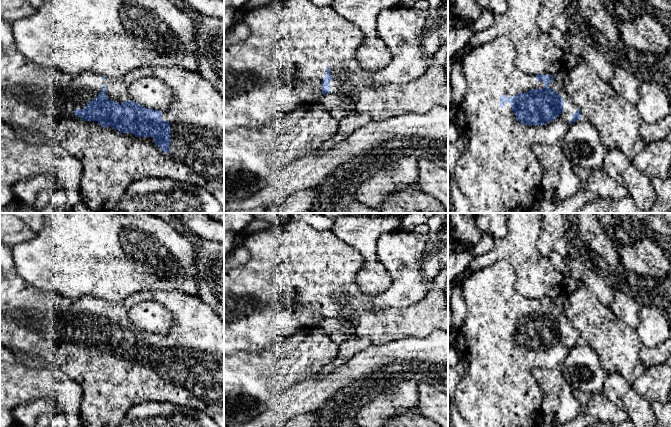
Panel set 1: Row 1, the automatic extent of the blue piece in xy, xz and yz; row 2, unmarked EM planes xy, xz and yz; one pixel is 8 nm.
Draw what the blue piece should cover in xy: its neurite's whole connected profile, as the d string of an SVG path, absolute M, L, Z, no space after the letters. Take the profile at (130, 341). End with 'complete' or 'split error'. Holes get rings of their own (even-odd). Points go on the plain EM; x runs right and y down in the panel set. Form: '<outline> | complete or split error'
M0 242L0 345L9 350L18 360L22 361L24 364L37 366L40 368L52 368L53 366L57 369L63 371L66 373L71 379L75 380L78 384L81 385L83 388L83 395L81 399L81 406L79 410L79 417L80 417L80 423L82 427L119 427L119 425L122 423L122 421L126 418L126 415L128 411L135 406L136 404L142 403L142 402L148 402L148 401L154 401L154 402L168 402L173 403L175 405L181 405L181 406L189 406L192 407L203 414L206 414L208 417L211 418L219 427L224 427L224 322L220 319L220 317L214 312L213 309L211 309L206 303L204 303L197 295L190 295L187 294L181 290L171 290L171 291L161 291L161 290L141 290L137 291L135 293L132 293L128 297L122 300L118 301L106 301L104 299L101 299L99 297L93 296L93 295L83 295L81 297L77 298L68 298L65 296L62 296L58 293L53 292L46 292L43 290L40 290L37 287L30 286L25 280L23 280L16 272L15 269L15 263L13 259L12 254L12 247L9 247L2 242ZM143 301L157 301L163 304L172 314L173 316L173 327L170 330L170 333L166 336L161 336L158 334L153 333L147 333L144 330L141 330L140 328L136 327L129 318L129 311L130 309L137 303L143 302ZM26 355L32 355L36 357L40 357L43 362L42 363L35 363L35 362L29 362L26 359Z | split error

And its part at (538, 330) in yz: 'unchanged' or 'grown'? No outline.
grown

